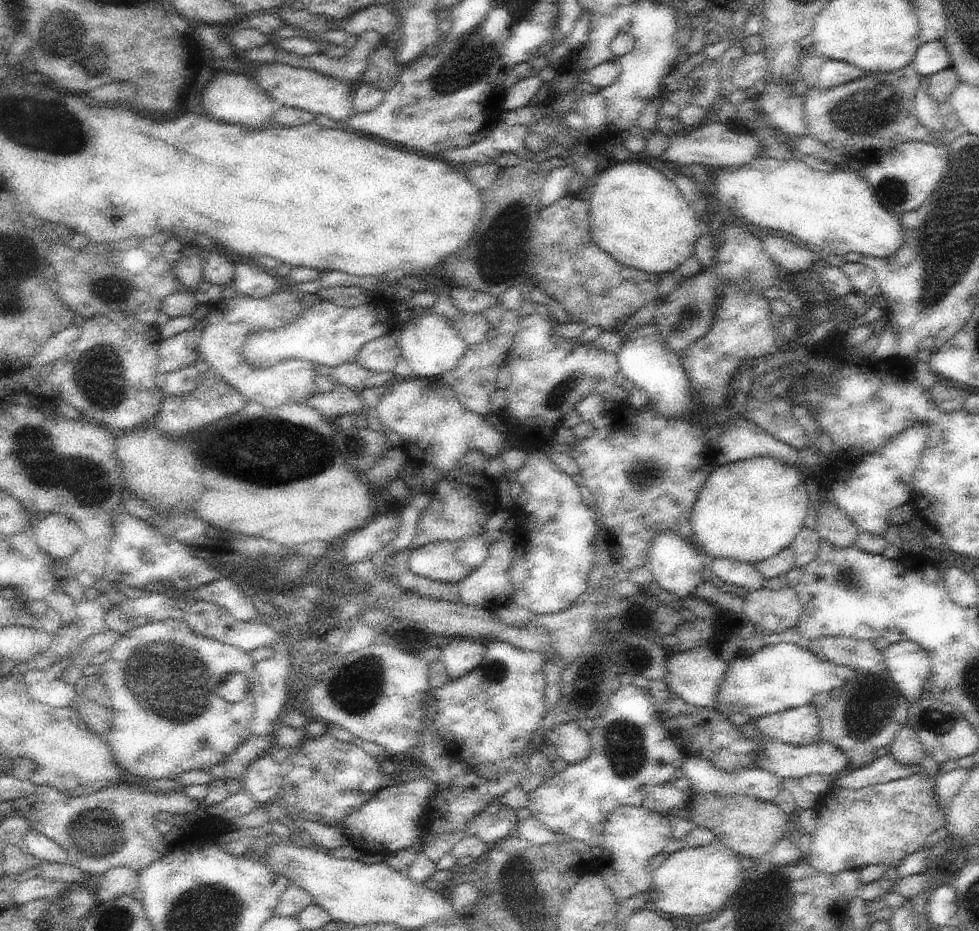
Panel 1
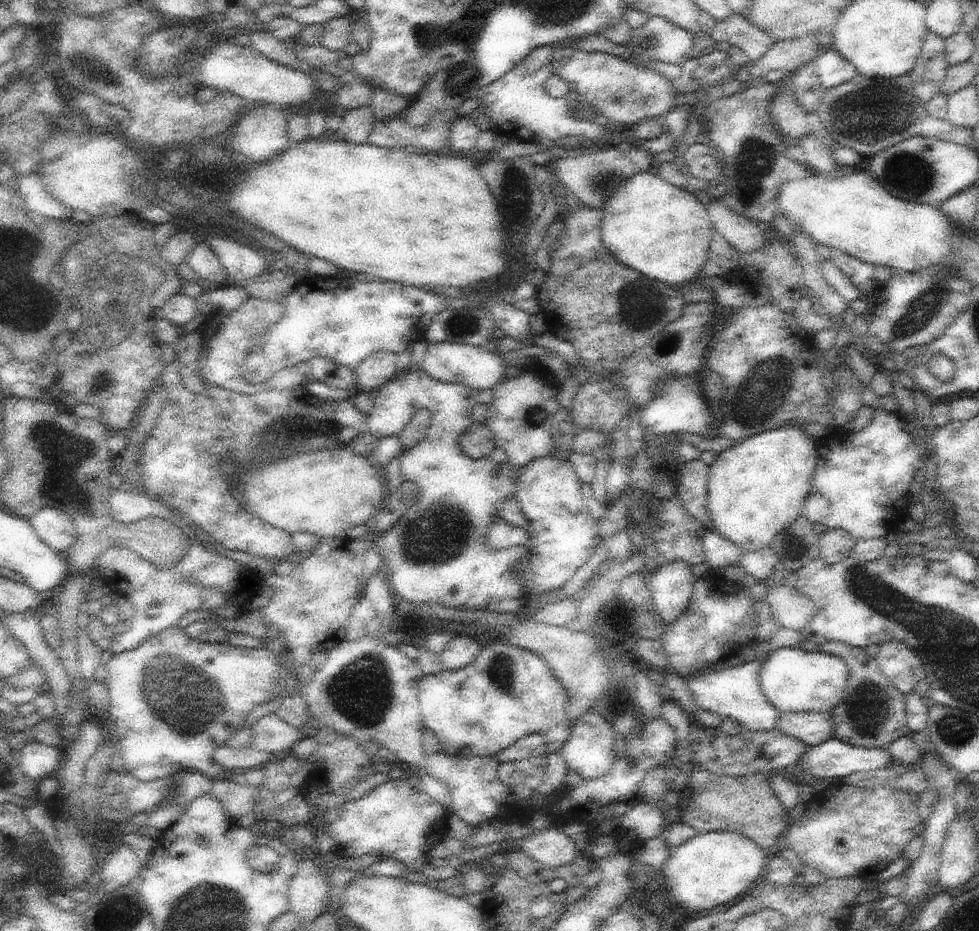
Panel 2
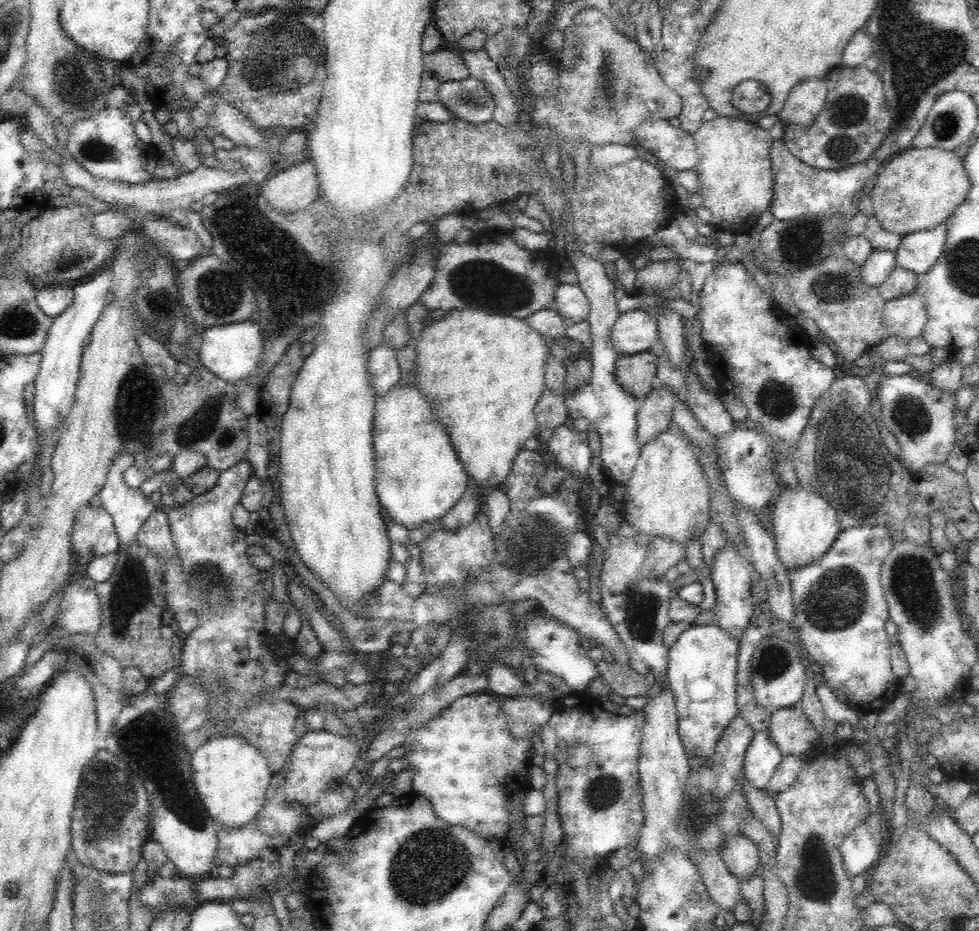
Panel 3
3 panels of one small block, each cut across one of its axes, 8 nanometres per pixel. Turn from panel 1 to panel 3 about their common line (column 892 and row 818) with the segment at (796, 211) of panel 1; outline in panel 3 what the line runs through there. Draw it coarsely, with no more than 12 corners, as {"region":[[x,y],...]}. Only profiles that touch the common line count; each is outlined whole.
{"region":[[240,736],[192,754],[192,782],[220,828],[248,826],[274,772]]}

